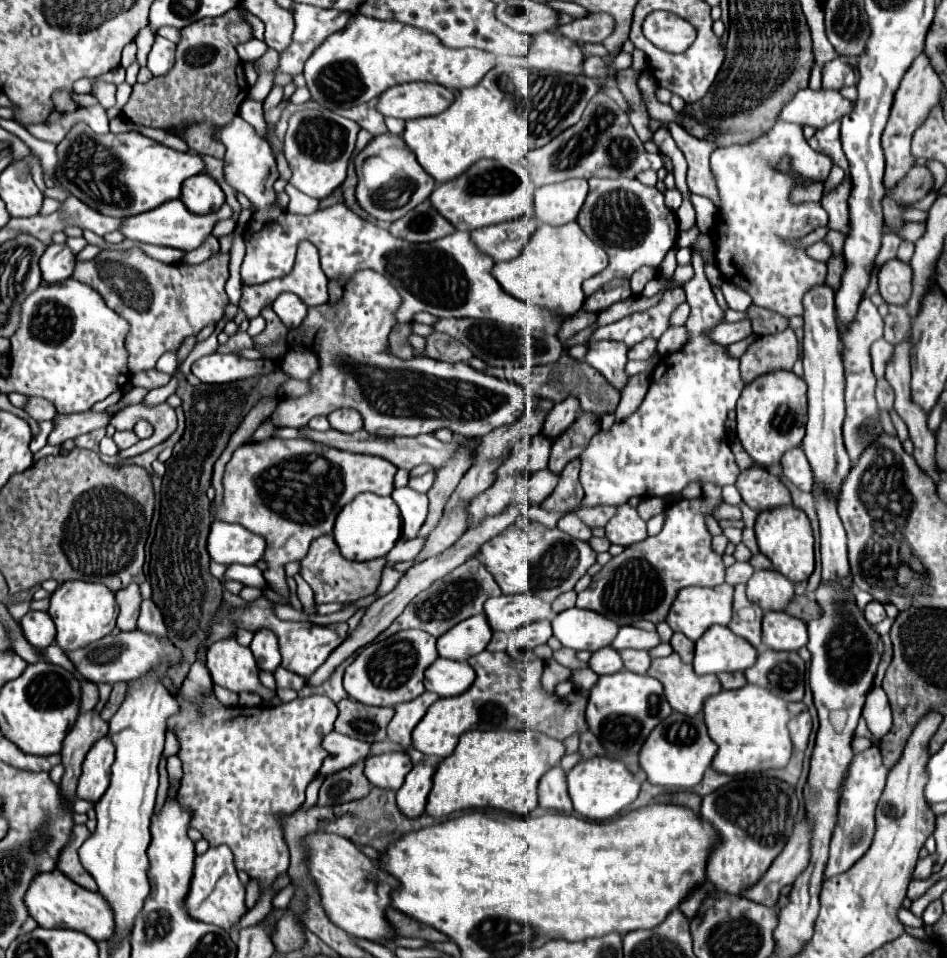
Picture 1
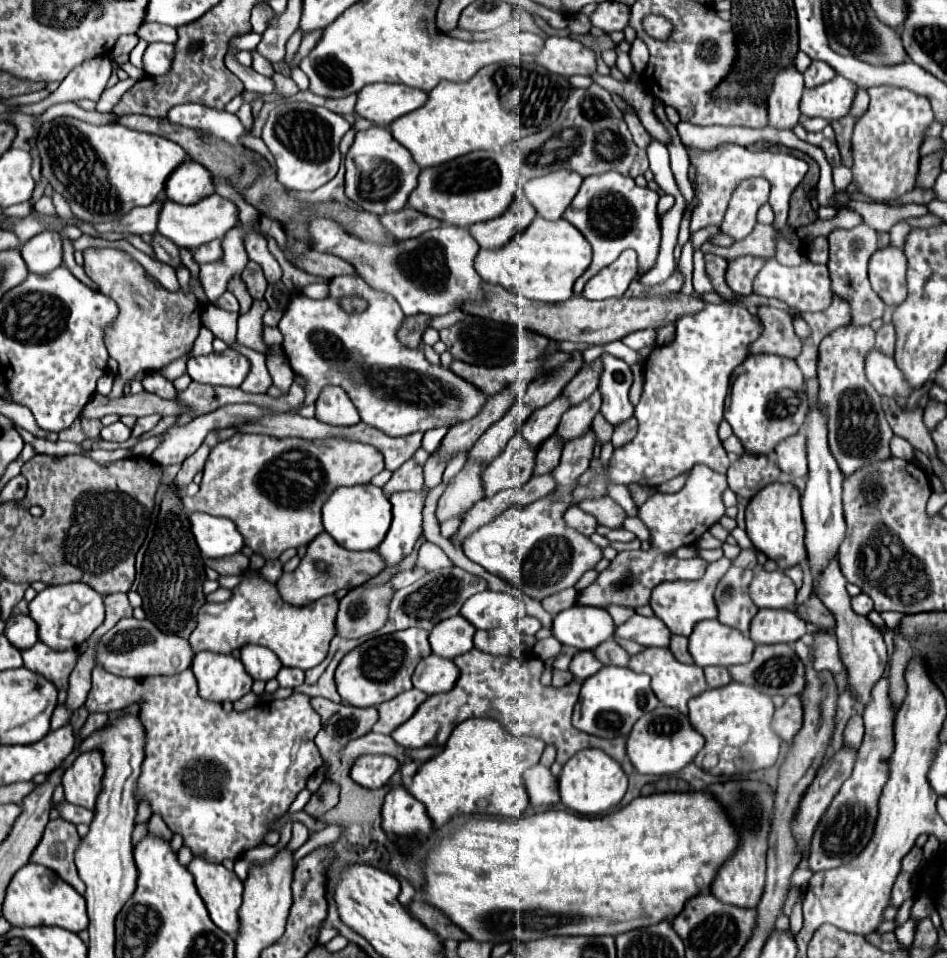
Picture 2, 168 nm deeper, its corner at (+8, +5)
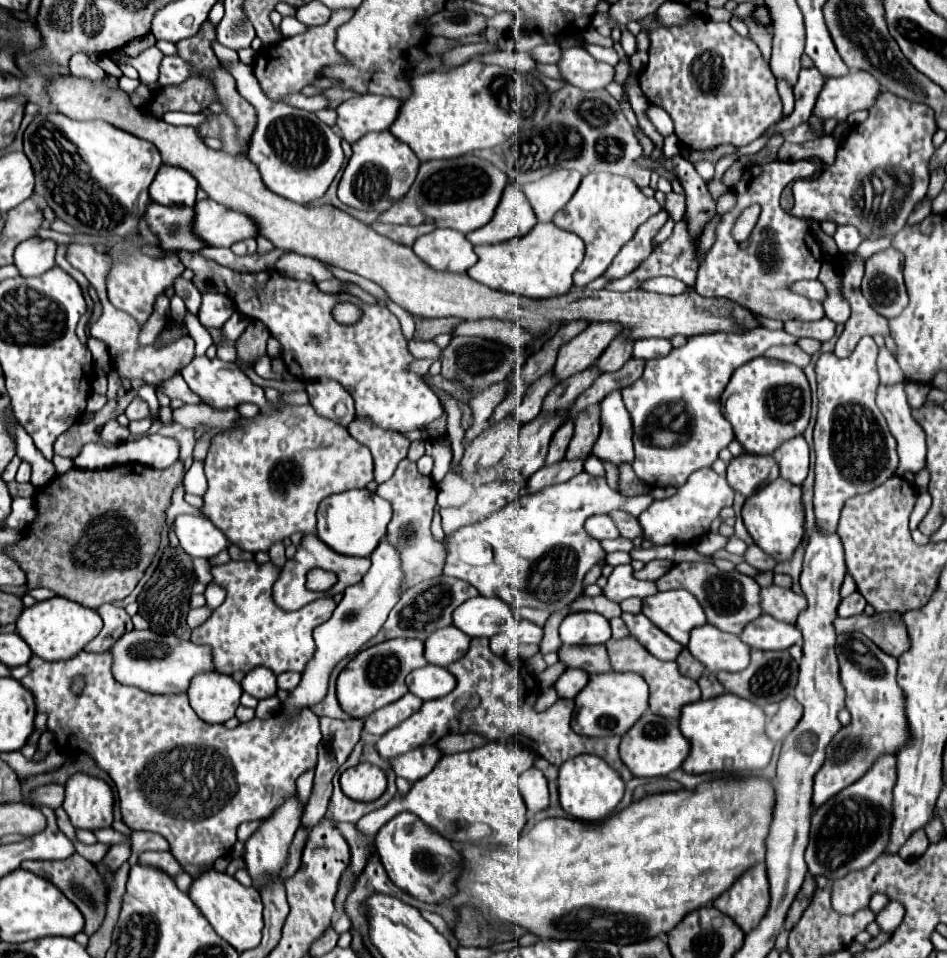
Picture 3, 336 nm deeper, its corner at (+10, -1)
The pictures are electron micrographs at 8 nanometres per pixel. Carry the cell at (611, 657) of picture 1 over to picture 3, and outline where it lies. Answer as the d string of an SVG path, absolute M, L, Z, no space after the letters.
M566 669L560 679L556 681L556 691L560 697L568 697L574 699L588 683L588 673L582 669Z

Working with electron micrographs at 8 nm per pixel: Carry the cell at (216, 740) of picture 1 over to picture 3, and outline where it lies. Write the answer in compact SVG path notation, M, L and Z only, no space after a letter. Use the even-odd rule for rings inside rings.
M80 651L76 653L72 659L66 659L66 661L46 661L46 659L40 659L36 655L32 655L30 663L28 663L28 675L22 679L22 685L26 689L32 691L34 699L36 699L36 707L38 711L44 711L48 713L48 729L54 731L56 735L56 747L58 751L66 753L66 755L72 755L74 751L84 751L88 755L92 755L98 763L100 769L108 771L108 775L112 777L114 785L118 787L118 797L120 797L120 813L122 813L122 821L130 827L130 829L144 829L144 831L154 831L154 833L160 833L168 839L170 843L170 851L174 855L174 859L184 867L184 871L192 877L198 877L202 875L206 869L212 867L212 863L226 855L234 843L236 843L236 831L238 831L238 825L244 823L244 821L256 821L256 819L268 819L280 805L284 805L286 799L290 799L292 795L296 795L296 779L314 769L316 767L316 747L322 739L320 735L320 723L318 723L318 715L312 713L308 707L292 713L292 715L274 715L270 719L258 719L254 717L252 721L248 723L240 723L238 727L234 729L226 729L224 725L210 725L206 721L202 721L194 709L190 707L188 703L188 695L186 693L176 693L176 695L154 695L154 693L148 693L148 691L142 691L138 687L130 687L130 685L122 685L118 683L114 677L112 677L112 659L106 653L86 653L86 651ZM76 675L84 675L86 679L86 687L80 695L74 695L70 691L70 685L72 685L72 677Z

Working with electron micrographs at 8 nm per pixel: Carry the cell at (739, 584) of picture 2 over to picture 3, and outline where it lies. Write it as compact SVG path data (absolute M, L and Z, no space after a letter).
M678 563L666 575L662 575L656 581L656 585L660 587L660 591L680 589L680 587L690 591L700 601L700 605L704 607L708 623L718 627L720 631L726 631L726 633L740 635L742 629L750 621L754 621L756 617L762 615L760 597L758 597L758 591L760 591L758 583L752 577L742 575L738 571L722 573L712 563Z

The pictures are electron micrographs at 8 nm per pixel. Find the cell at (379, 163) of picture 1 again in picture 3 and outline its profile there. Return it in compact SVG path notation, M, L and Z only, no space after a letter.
M380 131L368 133L356 143L352 143L352 151L354 153L338 185L338 199L344 205L362 211L382 213L388 211L396 201L400 201L408 193L416 179L420 161L406 143L400 143L396 137L390 135L390 131Z

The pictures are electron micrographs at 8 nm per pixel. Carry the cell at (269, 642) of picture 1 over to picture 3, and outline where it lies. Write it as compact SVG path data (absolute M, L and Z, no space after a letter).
M254 667L252 671L246 673L246 677L242 679L242 689L246 693L250 693L256 699L266 699L270 695L276 693L276 675L272 671L268 671L268 667Z

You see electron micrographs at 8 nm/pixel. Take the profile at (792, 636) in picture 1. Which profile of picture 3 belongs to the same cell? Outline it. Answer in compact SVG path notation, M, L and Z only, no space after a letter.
M760 615L748 627L744 627L740 639L748 643L752 649L762 649L762 651L780 651L780 649L790 649L792 645L802 641L802 633L796 625L776 621L770 615Z

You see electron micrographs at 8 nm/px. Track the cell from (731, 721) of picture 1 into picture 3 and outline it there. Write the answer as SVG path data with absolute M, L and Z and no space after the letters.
M722 693L714 699L700 699L696 703L688 703L682 709L680 731L692 743L692 755L684 761L686 773L730 773L730 775L746 775L764 769L774 751L772 739L768 739L766 731L766 715L764 711L732 693Z

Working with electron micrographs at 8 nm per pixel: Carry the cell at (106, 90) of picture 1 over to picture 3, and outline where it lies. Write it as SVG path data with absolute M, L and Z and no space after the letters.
M76 53L70 59L70 75L78 77L78 79L88 79L92 83L102 81L106 77L104 69L98 63L94 63L92 59L88 59L88 55L84 55L84 53Z

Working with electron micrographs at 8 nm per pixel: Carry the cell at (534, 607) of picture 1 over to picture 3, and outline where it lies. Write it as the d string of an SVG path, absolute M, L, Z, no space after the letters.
M478 595L454 611L454 625L470 637L492 637L494 625L502 625L510 617L514 617L514 611L508 603L498 597Z

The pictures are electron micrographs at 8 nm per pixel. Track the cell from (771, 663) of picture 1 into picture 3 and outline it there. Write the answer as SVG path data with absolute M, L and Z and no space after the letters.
M752 651L752 661L744 671L740 671L740 673L720 671L718 679L728 693L740 695L740 697L764 707L766 703L778 703L784 697L794 693L794 685L798 681L798 665L794 663L794 659L790 657L788 651Z

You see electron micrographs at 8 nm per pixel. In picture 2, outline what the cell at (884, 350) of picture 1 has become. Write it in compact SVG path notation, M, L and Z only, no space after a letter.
M872 349L868 353L866 375L872 387L884 397L894 399L894 393L902 393L902 397L908 397L912 393L910 383L906 381L906 377L902 377L902 371L896 367L894 357L888 357L878 349Z

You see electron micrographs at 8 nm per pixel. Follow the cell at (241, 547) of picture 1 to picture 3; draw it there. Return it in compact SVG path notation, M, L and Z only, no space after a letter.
M178 515L176 535L190 557L210 559L230 547L228 537L202 515Z

